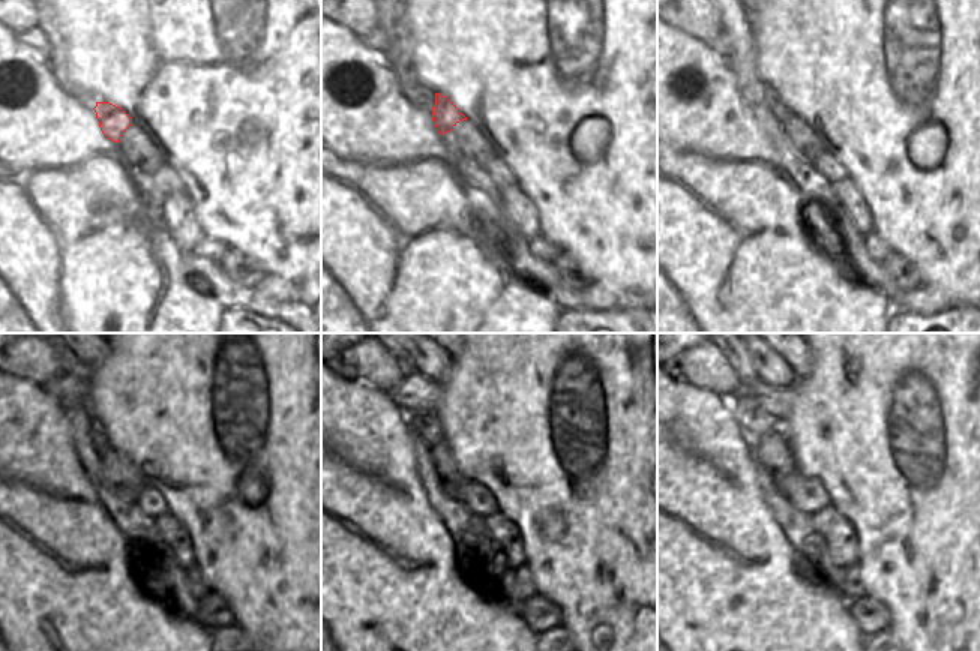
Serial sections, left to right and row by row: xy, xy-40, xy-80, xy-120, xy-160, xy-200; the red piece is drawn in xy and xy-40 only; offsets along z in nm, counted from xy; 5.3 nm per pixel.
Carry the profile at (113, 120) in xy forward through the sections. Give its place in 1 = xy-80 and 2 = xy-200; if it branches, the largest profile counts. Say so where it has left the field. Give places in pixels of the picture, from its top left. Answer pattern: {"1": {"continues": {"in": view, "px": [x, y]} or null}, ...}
{"1": {"continues": {"in": "xy-80", "px": [781, 113]}}, "2": {"continues": {"in": "xy-200", "px": [754, 420]}}}

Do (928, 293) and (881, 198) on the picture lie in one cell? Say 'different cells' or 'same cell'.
different cells

